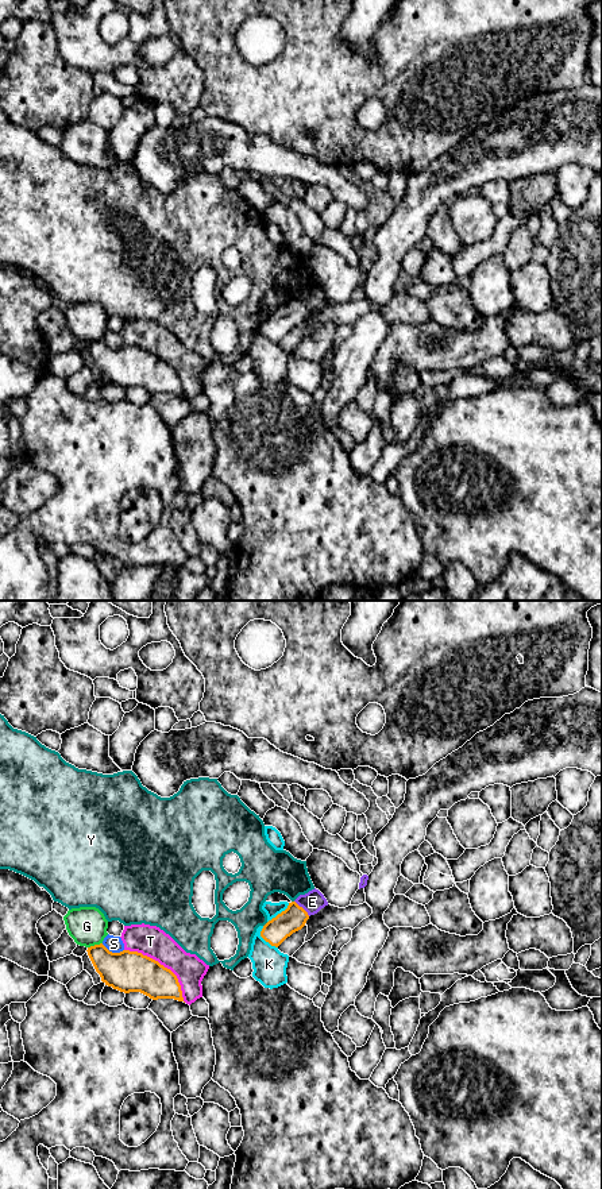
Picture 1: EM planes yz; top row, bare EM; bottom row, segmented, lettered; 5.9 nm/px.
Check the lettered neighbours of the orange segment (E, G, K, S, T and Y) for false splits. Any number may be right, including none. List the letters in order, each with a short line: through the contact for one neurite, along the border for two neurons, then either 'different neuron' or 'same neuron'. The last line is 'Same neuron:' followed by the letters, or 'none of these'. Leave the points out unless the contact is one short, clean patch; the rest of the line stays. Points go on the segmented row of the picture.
E: line yz (293, 918), (303, 908), (312, 902); same neuron
G: different neuron
K: different neuron
S: different neuron
T: different neuron
Y: different neuron
Same neuron: E

